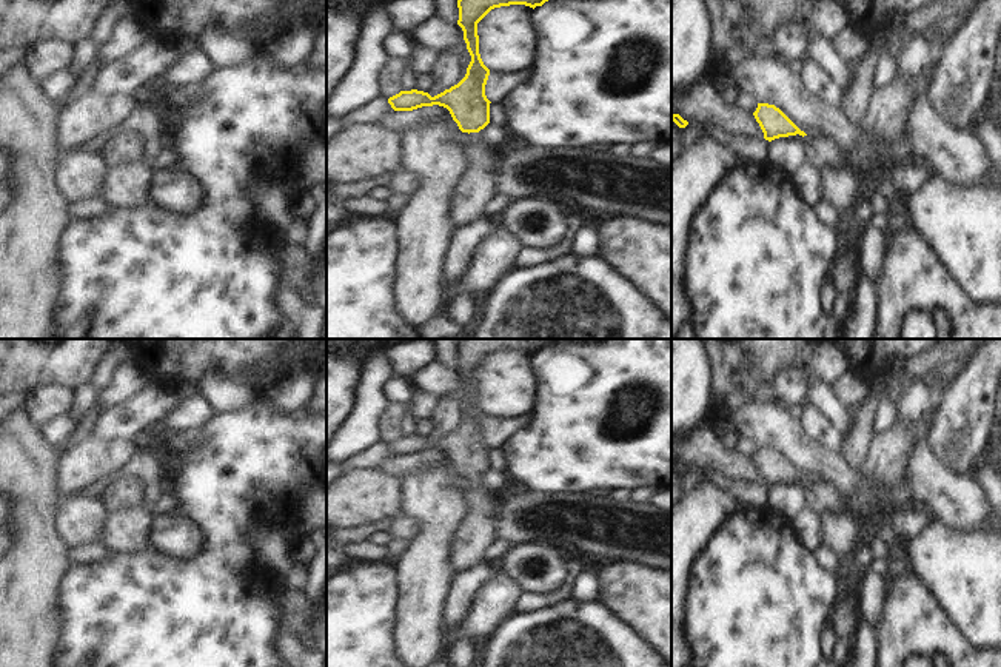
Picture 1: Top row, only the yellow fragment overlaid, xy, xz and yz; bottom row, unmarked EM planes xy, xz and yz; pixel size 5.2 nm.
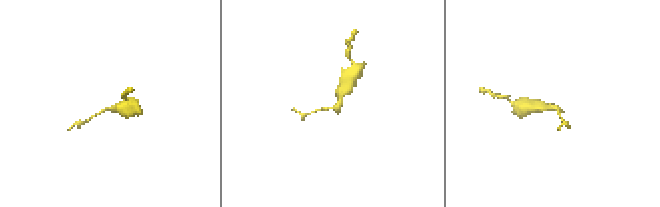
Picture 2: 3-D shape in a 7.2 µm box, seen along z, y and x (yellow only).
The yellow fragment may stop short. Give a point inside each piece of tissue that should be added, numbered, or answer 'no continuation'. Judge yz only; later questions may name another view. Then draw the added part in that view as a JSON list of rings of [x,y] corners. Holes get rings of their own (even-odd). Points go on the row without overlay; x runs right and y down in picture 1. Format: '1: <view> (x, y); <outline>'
1: yz (821, 498); [[[804,481],[807,508],[815,514],[827,511],[844,511],[847,507],[841,499],[838,490],[830,484],[813,484],[812,481]]]

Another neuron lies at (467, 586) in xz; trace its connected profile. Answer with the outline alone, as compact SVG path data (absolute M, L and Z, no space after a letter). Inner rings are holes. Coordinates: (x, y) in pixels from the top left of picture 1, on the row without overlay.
M487 561L465 573L457 573L447 608L450 644L460 636L460 630L482 588L502 571L500 561Z

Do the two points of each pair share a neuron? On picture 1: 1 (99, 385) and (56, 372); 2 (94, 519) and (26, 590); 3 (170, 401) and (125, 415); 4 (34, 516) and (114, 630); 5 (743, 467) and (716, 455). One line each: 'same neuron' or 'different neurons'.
1: different neurons
2: different neurons
3: same neuron
4: different neurons
5: same neuron

